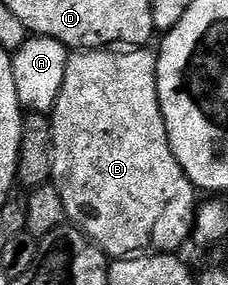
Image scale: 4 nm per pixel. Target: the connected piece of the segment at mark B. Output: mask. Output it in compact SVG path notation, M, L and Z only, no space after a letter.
M104 49L102 51L81 51L72 54L67 61L65 81L61 85L61 93L55 102L55 110L50 112L51 132L53 133L53 169L51 177L53 185L61 193L61 201L65 201L67 219L83 231L108 257L130 257L140 253L175 253L186 239L190 240L195 226L197 210L197 189L189 181L189 177L181 169L173 149L169 145L169 137L165 129L165 121L159 104L157 89L156 52L151 49Z

